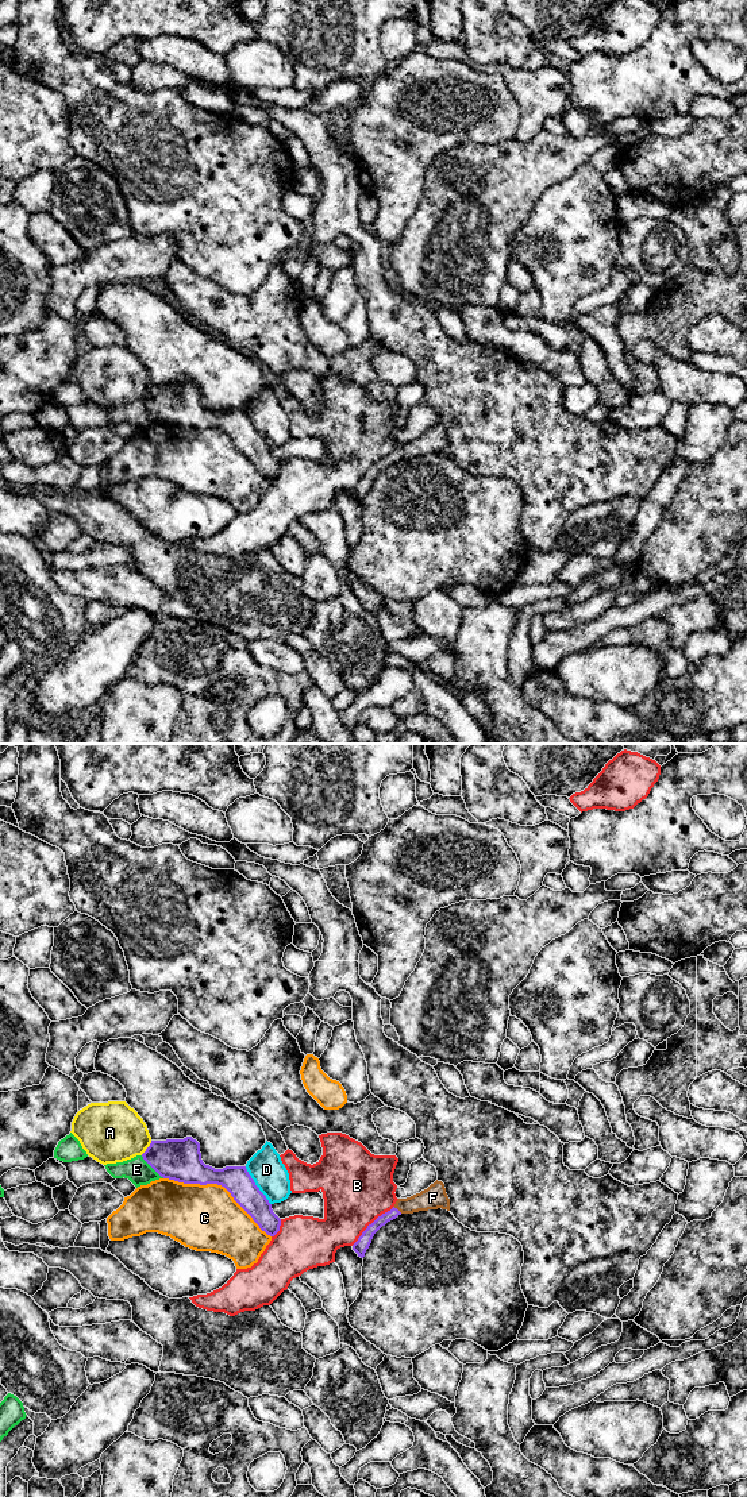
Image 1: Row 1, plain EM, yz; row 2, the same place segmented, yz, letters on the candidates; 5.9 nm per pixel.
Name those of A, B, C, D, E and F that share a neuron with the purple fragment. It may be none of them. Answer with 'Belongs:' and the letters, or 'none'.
Belongs: F

